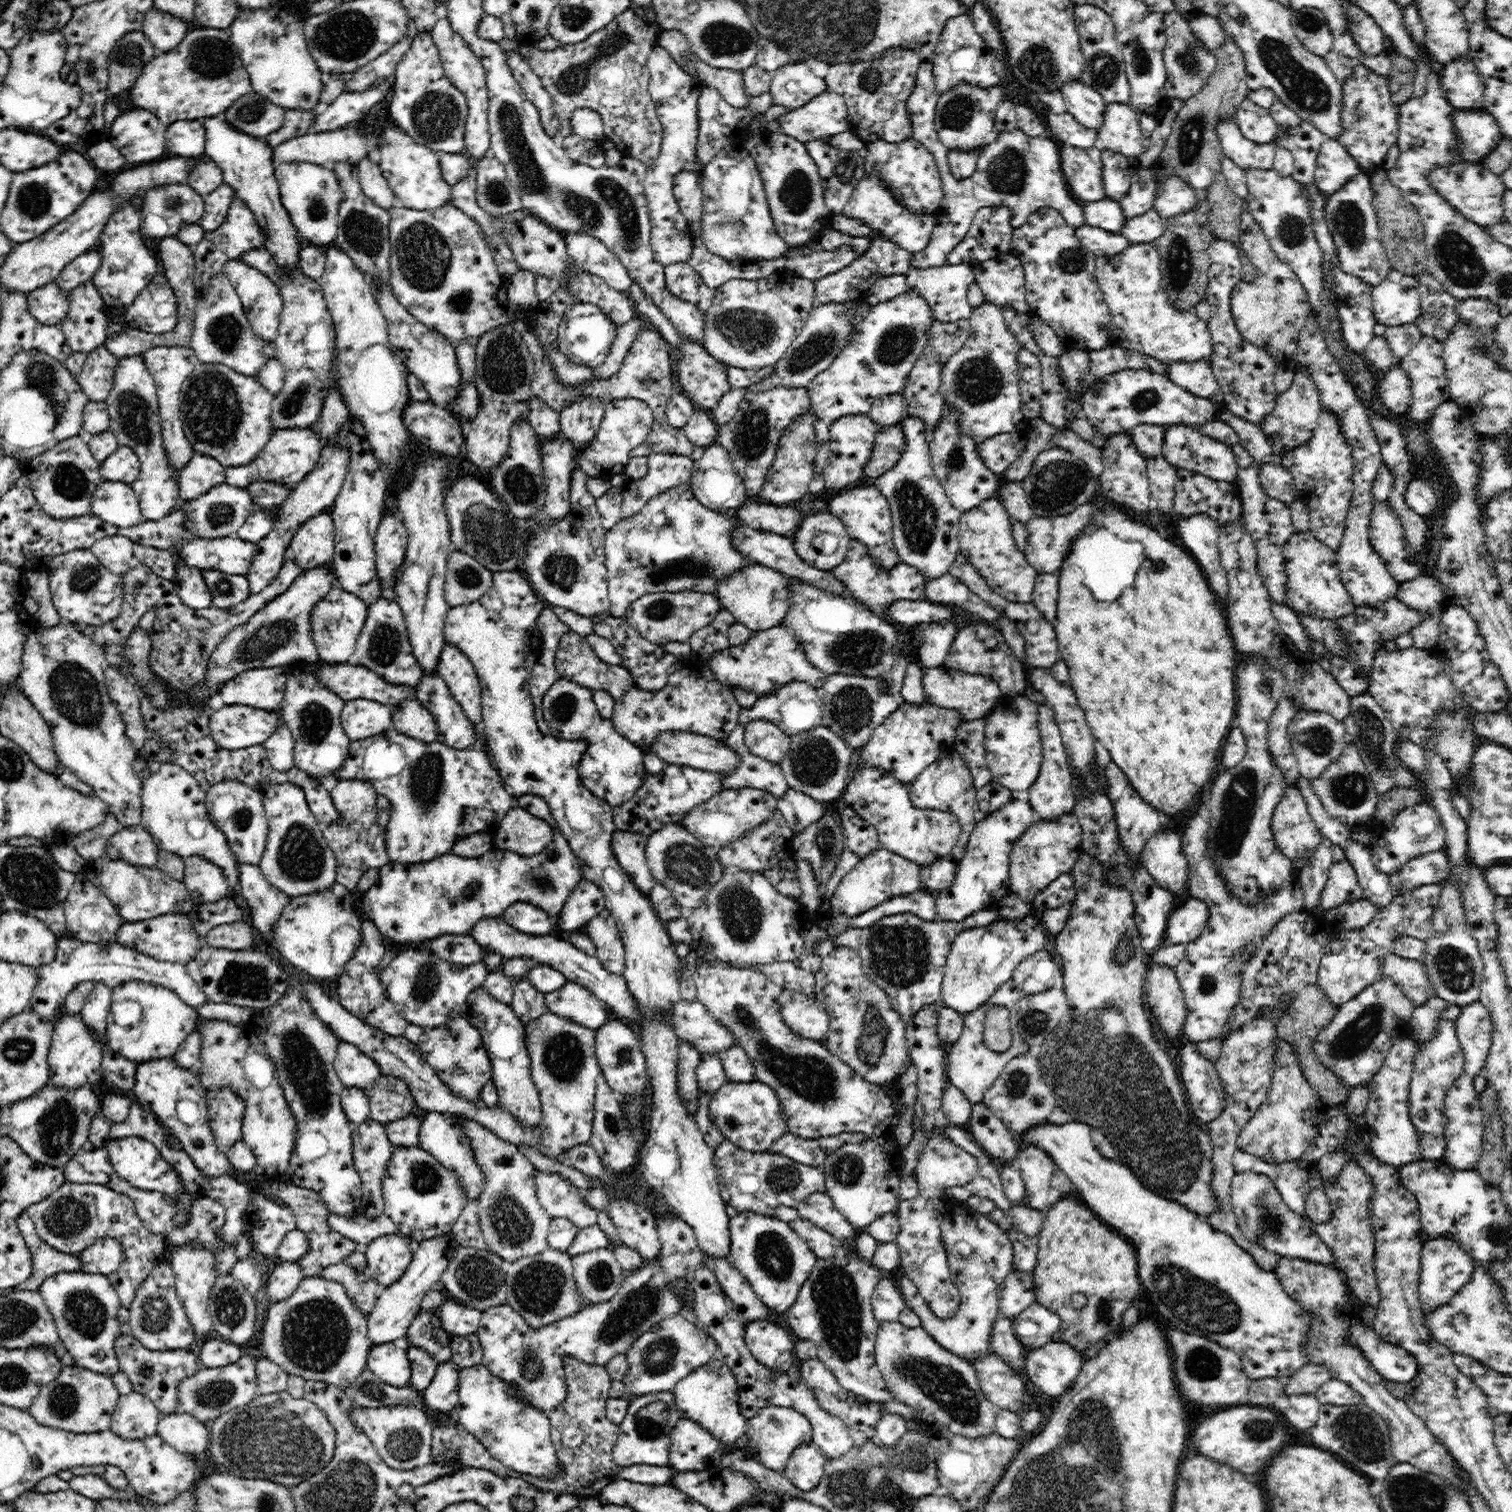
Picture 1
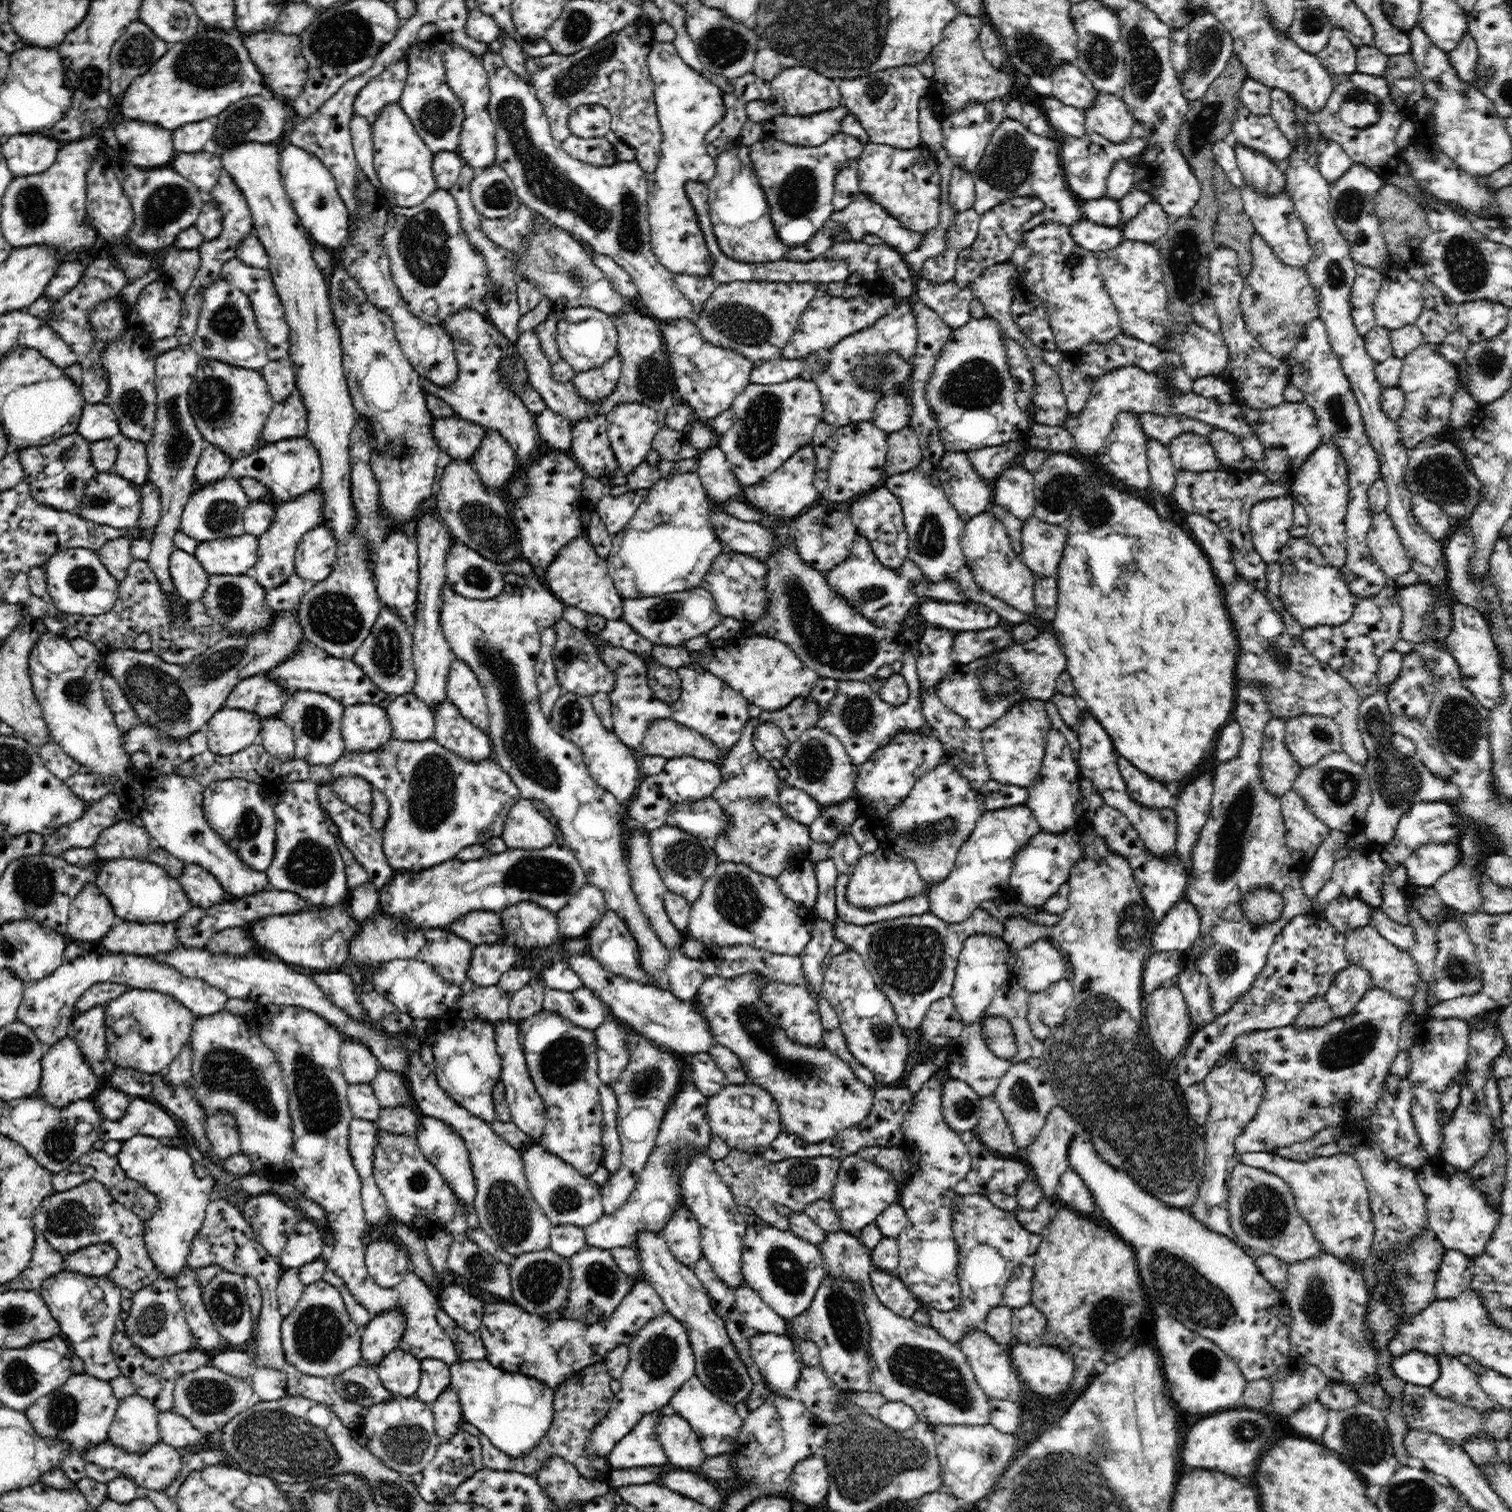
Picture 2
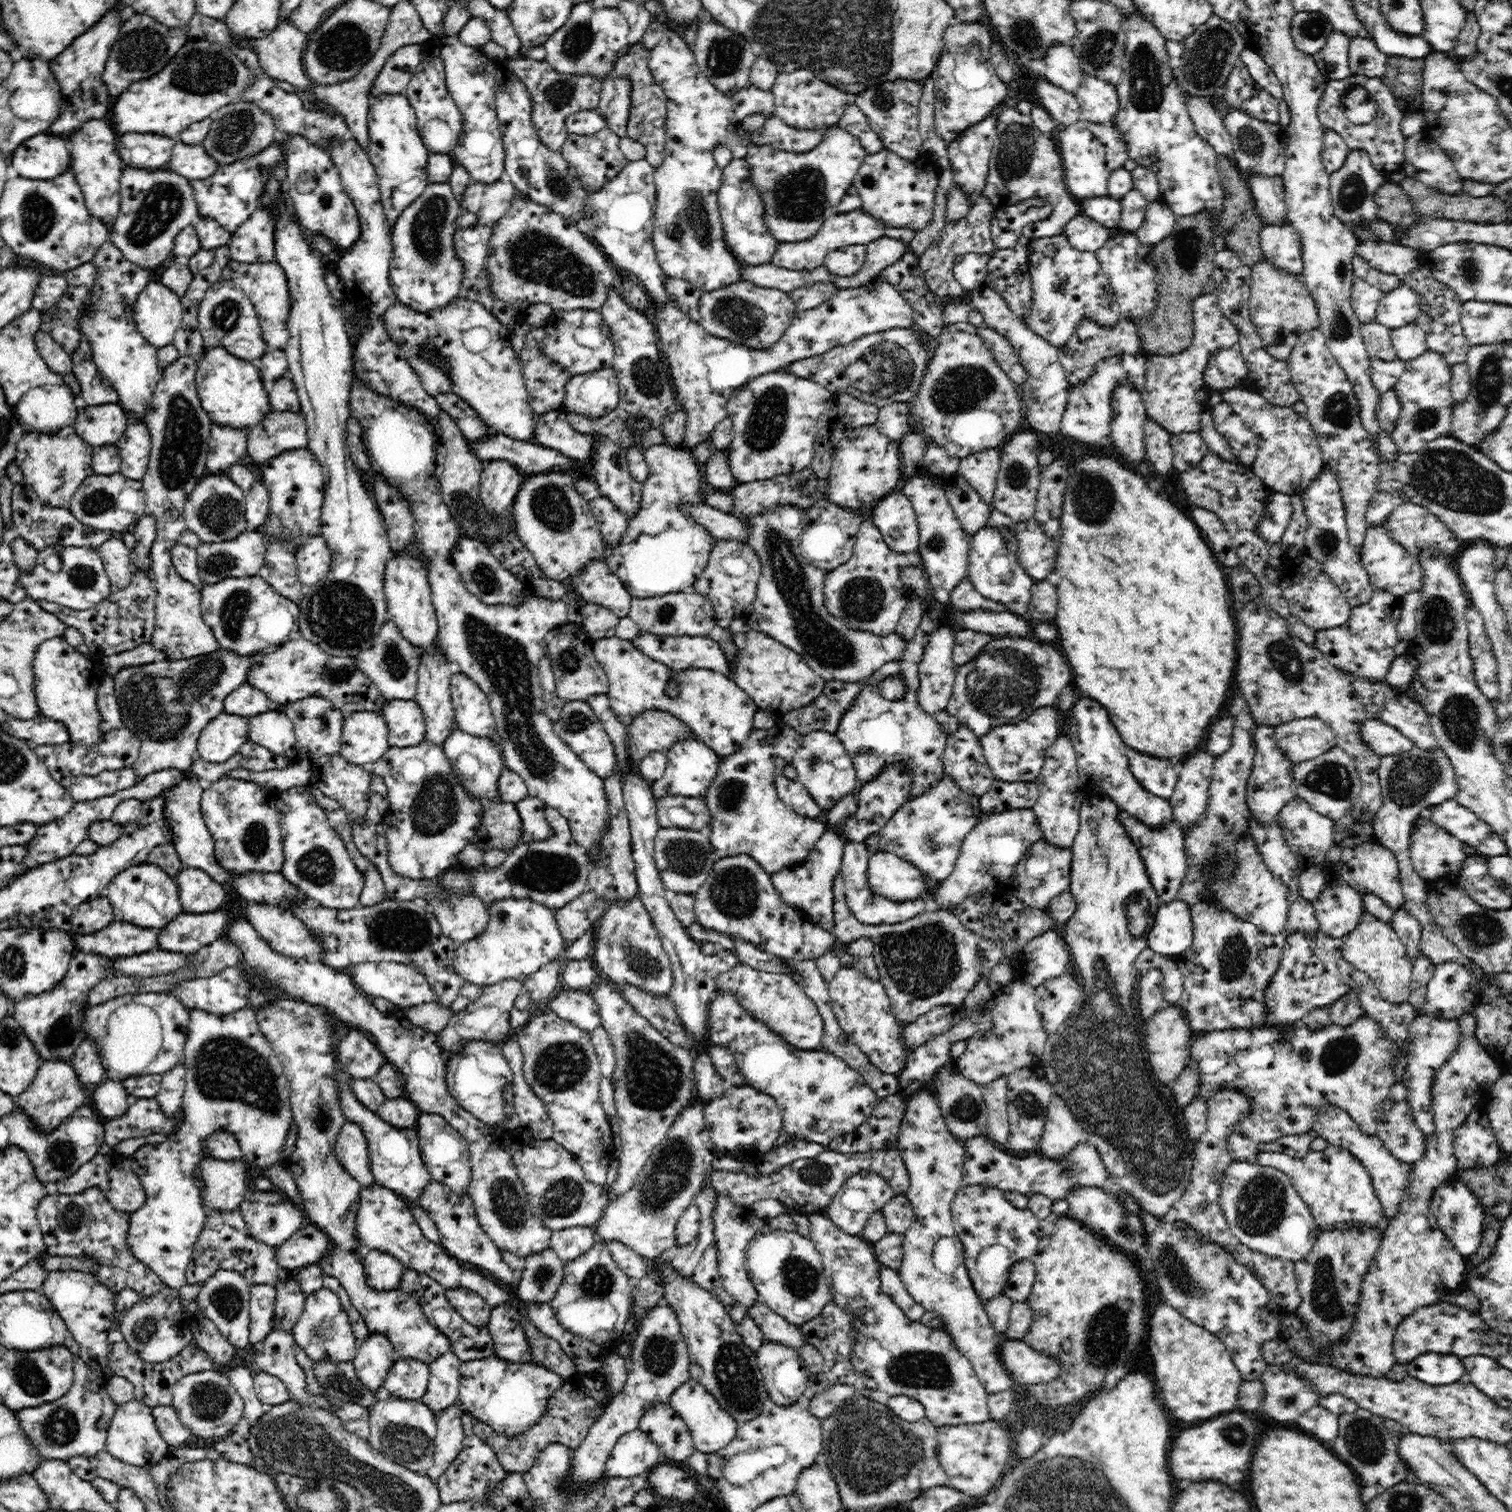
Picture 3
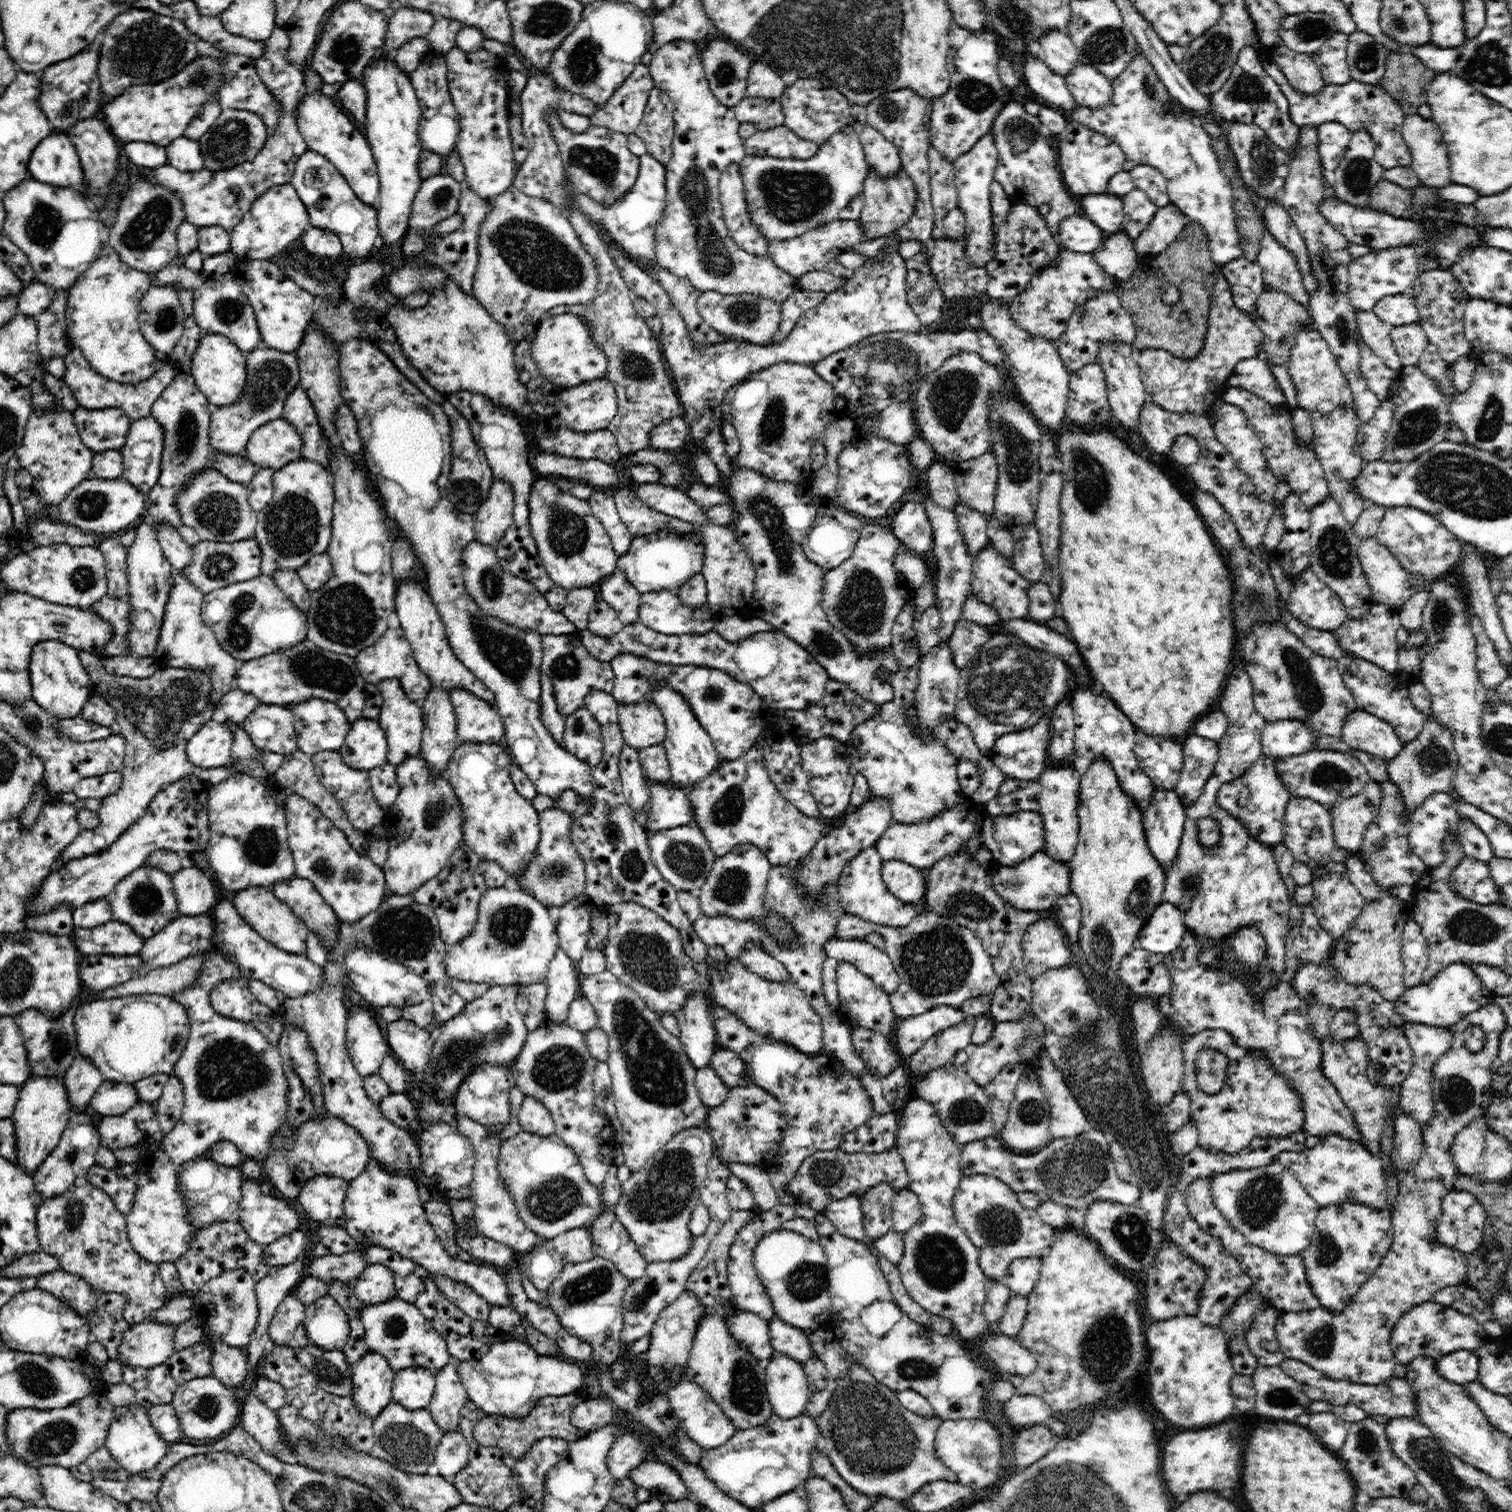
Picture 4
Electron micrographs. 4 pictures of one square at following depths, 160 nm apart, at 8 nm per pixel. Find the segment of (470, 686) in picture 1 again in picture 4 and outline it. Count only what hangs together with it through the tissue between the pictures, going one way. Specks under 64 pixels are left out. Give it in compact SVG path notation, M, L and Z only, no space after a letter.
M462 689L449 692L461 743L503 745L504 724L490 703Z

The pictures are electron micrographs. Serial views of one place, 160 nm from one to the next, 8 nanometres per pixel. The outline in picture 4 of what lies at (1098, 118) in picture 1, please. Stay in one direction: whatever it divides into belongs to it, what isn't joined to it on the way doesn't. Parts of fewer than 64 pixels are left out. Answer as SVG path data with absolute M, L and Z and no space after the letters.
M1048 30L1039 40L1040 52L1037 58L1056 74L1065 77L1076 68L1078 49L1069 36L1060 30Z

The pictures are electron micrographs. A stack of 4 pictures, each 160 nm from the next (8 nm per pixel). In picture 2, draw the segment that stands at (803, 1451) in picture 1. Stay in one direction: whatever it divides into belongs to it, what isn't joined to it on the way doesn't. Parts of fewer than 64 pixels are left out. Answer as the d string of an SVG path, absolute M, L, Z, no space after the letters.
M818 1454L801 1460L794 1466L791 1480L791 1494L810 1509L824 1508L828 1494L829 1479L825 1459Z

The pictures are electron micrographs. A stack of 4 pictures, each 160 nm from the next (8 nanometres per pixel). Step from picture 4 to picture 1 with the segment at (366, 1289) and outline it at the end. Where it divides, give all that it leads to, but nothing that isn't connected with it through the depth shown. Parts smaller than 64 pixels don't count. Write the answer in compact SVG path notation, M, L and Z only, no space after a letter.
M390 1234L374 1239L363 1249L371 1278L385 1288L412 1264L415 1242L404 1234Z

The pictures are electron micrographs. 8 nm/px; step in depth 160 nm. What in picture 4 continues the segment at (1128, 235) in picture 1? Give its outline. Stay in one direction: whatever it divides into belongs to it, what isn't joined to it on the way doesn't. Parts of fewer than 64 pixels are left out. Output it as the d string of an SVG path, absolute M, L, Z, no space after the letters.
M1172 203L1158 207L1146 229L1133 240L1135 251L1141 258L1164 252L1182 234L1188 222L1187 216Z

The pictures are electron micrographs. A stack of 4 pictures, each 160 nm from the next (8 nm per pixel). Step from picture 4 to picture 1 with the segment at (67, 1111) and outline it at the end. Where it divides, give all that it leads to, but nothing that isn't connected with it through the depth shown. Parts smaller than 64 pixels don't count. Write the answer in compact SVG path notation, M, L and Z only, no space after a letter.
M81 1013L66 1014L55 1022L48 1053L49 1084L64 1089L90 1087L103 1077L102 1059L102 1043L98 1041L98 1035L92 1033L90 1027L84 1023Z

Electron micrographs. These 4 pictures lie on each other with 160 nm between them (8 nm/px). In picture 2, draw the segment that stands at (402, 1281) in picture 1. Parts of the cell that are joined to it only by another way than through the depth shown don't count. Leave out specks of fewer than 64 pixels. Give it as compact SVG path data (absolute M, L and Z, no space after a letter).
M392 1309L372 1316L363 1328L361 1341L362 1360L374 1367L395 1348L398 1348L406 1331L406 1317Z

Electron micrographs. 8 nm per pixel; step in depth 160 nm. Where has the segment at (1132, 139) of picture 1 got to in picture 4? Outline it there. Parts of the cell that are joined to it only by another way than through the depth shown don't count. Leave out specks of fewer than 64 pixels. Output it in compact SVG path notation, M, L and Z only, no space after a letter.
M1081 64L1065 76L1068 90L1081 107L1102 108L1113 95L1112 79L1093 66Z

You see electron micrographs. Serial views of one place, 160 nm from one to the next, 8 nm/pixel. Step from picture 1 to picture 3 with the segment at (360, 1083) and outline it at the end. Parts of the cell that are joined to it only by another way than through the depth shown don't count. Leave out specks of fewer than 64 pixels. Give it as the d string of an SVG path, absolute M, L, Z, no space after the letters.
M350 1030L339 1042L337 1060L352 1079L374 1079L387 1058L364 1031Z

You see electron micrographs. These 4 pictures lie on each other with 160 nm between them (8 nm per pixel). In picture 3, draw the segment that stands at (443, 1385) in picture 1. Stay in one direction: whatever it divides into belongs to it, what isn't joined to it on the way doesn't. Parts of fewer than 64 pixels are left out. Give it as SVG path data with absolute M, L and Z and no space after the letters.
M459 1402L448 1406L439 1413L435 1413L437 1420L437 1433L435 1436L435 1454L433 1468L424 1472L432 1480L442 1476L451 1462L462 1450L465 1442L462 1416L466 1410Z

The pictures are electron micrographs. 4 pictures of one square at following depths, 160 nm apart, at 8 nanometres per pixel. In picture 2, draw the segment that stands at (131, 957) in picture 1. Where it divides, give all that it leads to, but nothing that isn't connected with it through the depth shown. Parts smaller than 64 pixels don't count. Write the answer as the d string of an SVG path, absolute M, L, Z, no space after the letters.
M68 940L62 964L39 981L26 981L22 1002L16 1014L17 1020L34 1029L40 1042L49 1048L66 1035L72 1035L72 1024L78 1013L75 1004L93 984L114 982L127 984L132 989L146 989L168 994L179 1000L197 1017L224 1010L228 997L200 978L182 976L179 970L152 958L124 953L114 953L99 941Z

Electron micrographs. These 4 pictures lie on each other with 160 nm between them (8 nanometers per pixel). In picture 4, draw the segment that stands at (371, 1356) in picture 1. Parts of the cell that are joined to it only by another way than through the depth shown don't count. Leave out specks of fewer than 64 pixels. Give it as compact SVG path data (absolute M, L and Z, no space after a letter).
M408 1367L395 1372L393 1402L408 1410L426 1409L435 1389L436 1372L422 1367Z

